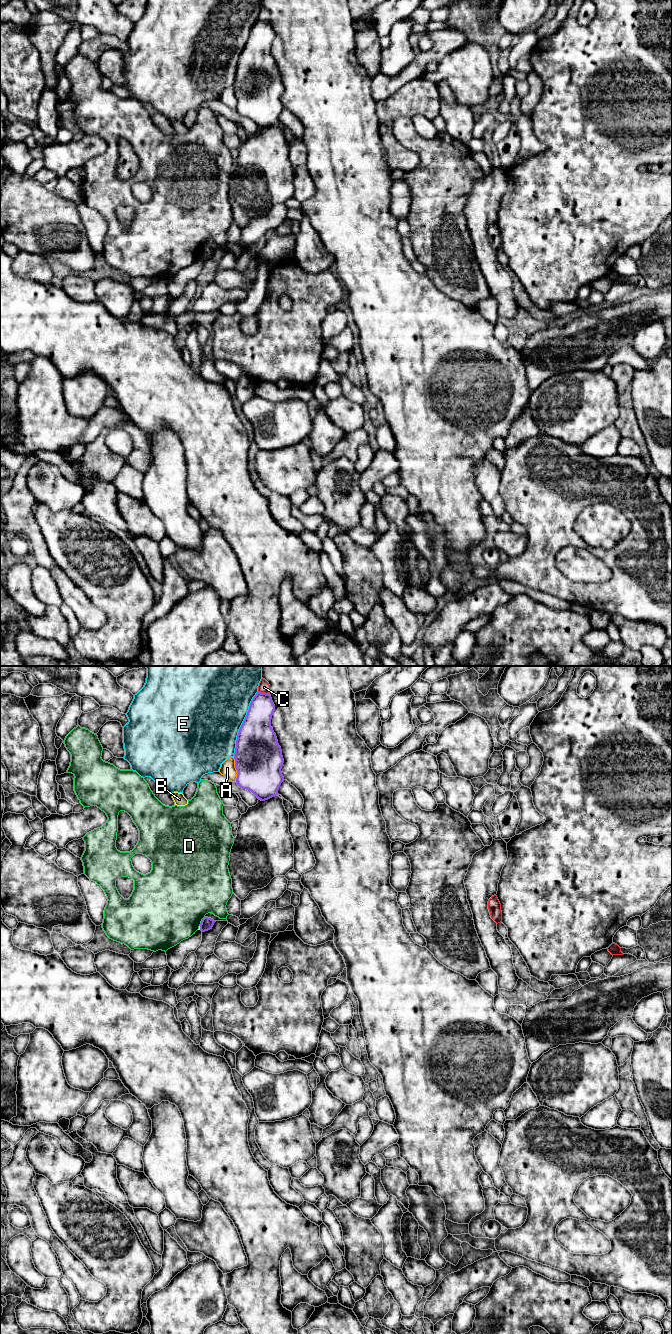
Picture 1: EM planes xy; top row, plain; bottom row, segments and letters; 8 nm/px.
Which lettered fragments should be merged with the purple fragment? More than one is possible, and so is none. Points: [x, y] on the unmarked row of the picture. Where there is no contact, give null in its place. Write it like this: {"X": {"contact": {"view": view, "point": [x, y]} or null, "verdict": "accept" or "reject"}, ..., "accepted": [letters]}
{"A": {"contact": {"view": "xy", "point": [236, 97]}, "verdict": "reject"}, "B": {"contact": {"view": "xy", "point": [200, 256]}, "verdict": "reject"}, "C": {"contact": {"view": "xy", "point": [264, 21]}, "verdict": "reject"}, "D": {"contact": {"view": "xy", "point": [201, 249]}, "verdict": "reject"}, "E": {"contact": {"view": "xy", "point": [242, 51]}, "verdict": "reject"}, "accepted": []}

